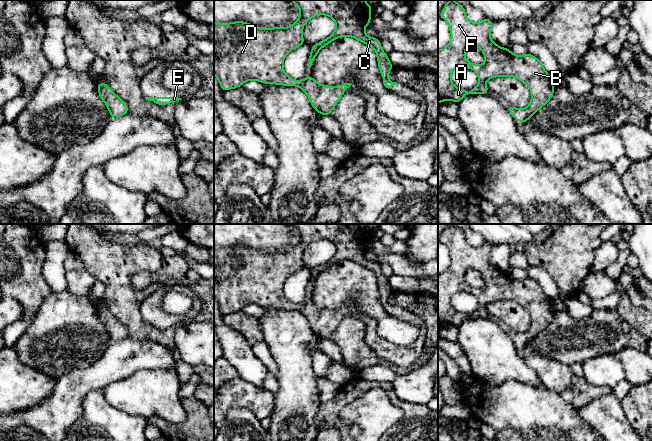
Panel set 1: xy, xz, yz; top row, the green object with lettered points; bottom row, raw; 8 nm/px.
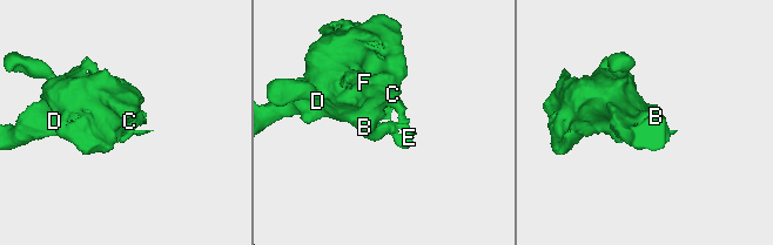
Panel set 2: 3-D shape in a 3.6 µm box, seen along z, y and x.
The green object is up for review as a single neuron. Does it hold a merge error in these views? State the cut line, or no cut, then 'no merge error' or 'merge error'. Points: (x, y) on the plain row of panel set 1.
no cut; no merge error

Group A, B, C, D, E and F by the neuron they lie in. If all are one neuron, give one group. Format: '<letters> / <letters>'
A B C D E F

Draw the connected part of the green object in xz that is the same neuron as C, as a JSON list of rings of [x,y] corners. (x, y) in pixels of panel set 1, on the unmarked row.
[[[365,224],[290,225],[299,231],[300,236],[298,244],[289,251],[272,251],[266,253],[244,245],[231,247],[214,246],[214,298],[223,315],[241,311],[243,307],[251,304],[257,304],[264,308],[271,307],[284,310],[296,310],[306,317],[312,331],[320,339],[330,339],[333,332],[341,323],[344,315],[351,310],[351,307],[344,307],[332,311],[318,307],[310,299],[299,305],[289,301],[283,293],[283,286],[287,278],[305,267],[302,259],[303,251],[311,242],[318,239],[327,239],[331,241],[336,247],[336,252],[328,262],[318,266],[317,269],[311,270],[309,296],[317,277],[323,271],[340,261],[349,260],[365,267],[375,274],[378,291],[383,300],[382,307],[386,314],[389,315],[392,310],[398,309],[398,307],[392,306],[388,302],[388,298],[393,293],[393,290],[388,283],[387,277],[382,274],[381,265],[365,258],[364,252],[370,249],[370,244],[372,242],[370,236],[373,230],[368,229]]]

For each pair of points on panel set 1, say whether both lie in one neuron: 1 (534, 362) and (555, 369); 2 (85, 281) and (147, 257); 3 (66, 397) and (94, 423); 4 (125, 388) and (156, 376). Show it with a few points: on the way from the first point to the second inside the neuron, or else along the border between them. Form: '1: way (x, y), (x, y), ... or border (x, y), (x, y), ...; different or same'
1: way (539, 363), (546, 369), (550, 369); same
2: border (83, 267), (95, 279); different
3: border (94, 391), (82, 400), (82, 415), (68, 430); different
4: way (133, 388), (144, 388), (148, 384); same

